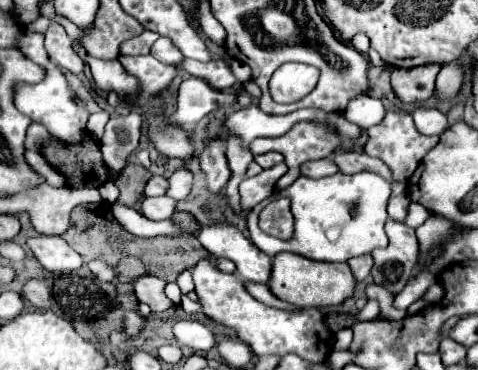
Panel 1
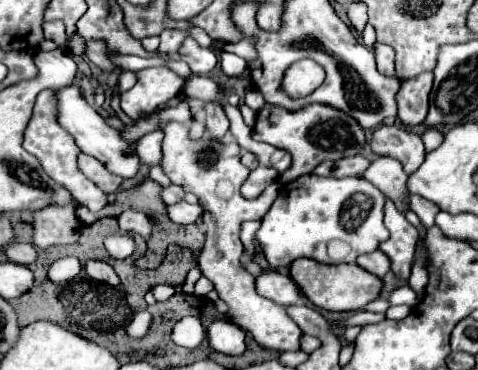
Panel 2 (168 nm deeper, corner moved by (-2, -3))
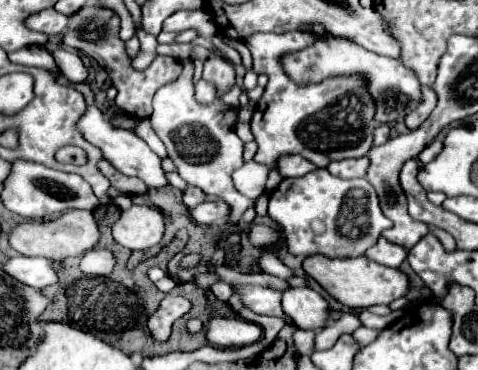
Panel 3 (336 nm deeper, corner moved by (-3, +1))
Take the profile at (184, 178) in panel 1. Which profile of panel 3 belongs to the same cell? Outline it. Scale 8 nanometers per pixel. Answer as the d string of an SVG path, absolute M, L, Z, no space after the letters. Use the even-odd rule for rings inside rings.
M199 80L197 86L195 86L195 100L197 100L199 104L203 104L203 106L213 104L213 102L217 100L217 96L215 96L215 88L213 88L209 82Z

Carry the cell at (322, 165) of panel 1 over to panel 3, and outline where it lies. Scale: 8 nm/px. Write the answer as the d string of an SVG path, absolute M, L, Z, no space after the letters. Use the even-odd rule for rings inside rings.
M369 156L363 158L355 158L355 160L335 160L329 162L327 170L339 178L361 178L367 174L367 166L369 166Z

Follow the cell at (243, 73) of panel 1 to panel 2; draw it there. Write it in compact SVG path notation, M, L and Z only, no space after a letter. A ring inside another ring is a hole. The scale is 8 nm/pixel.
M220 52L220 66L222 66L222 72L228 74L228 76L240 76L244 70L246 70L246 60L236 56L236 54L230 54L230 52Z

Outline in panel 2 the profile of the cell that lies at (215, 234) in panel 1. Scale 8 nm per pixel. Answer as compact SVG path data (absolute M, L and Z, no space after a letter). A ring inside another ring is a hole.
M264 270L264 274L260 274L256 278L256 286L258 286L258 294L262 294L264 298L280 304L280 306L294 306L300 302L300 290L298 286L292 282L292 278L276 272L276 270Z

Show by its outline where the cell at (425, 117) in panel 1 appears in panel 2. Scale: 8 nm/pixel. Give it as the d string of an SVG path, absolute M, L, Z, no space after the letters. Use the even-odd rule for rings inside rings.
M426 128L424 134L422 134L422 140L424 140L424 146L426 146L426 152L432 152L440 142L442 142L442 132L438 128Z

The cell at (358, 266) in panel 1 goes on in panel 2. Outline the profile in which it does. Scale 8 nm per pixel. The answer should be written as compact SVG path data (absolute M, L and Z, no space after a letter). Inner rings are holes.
M376 250L376 252L370 252L370 254L364 254L356 260L358 266L362 266L364 270L376 274L376 276L384 276L388 270L390 270L390 258L382 252L382 250Z

